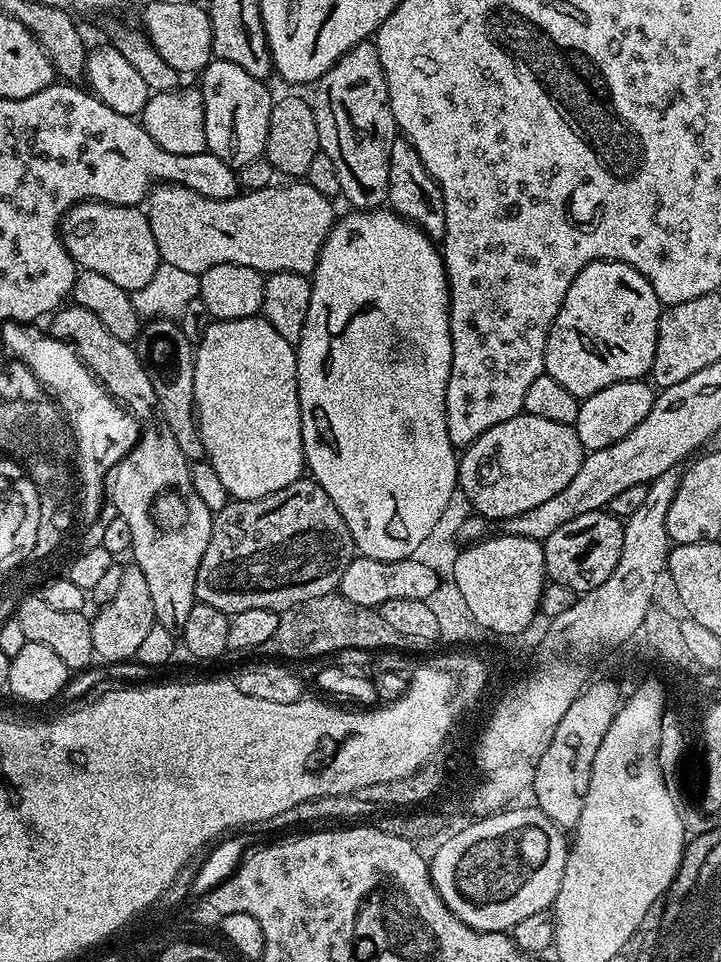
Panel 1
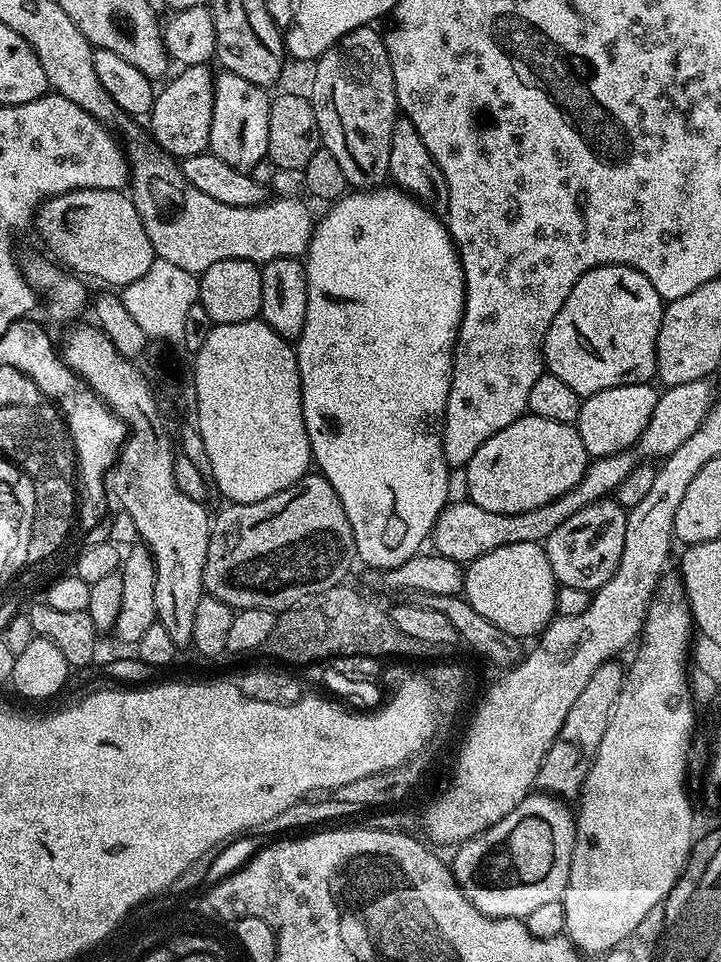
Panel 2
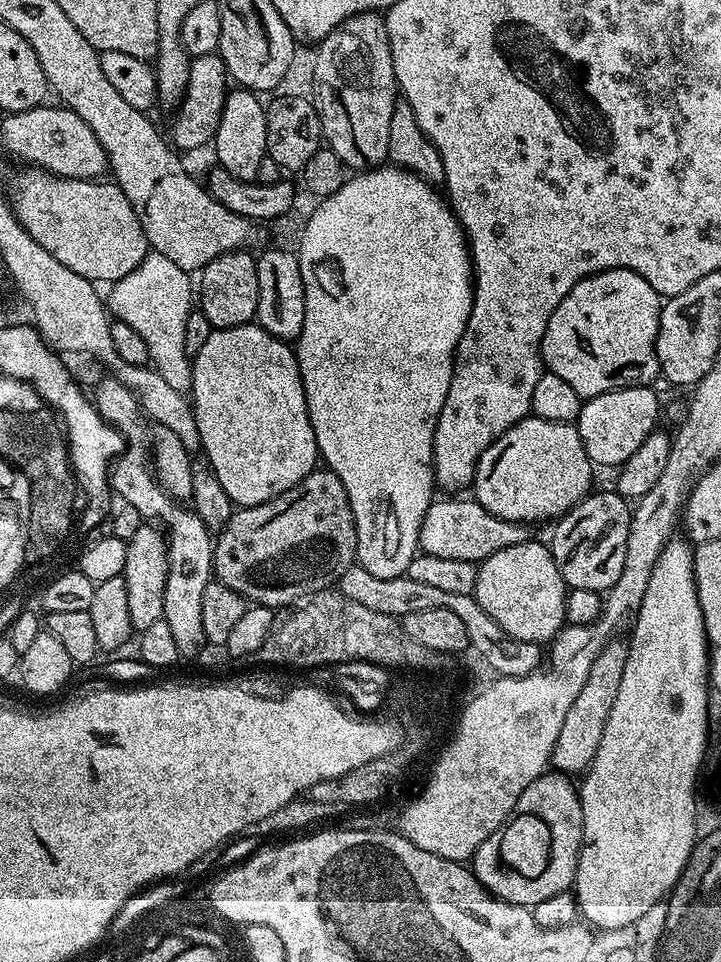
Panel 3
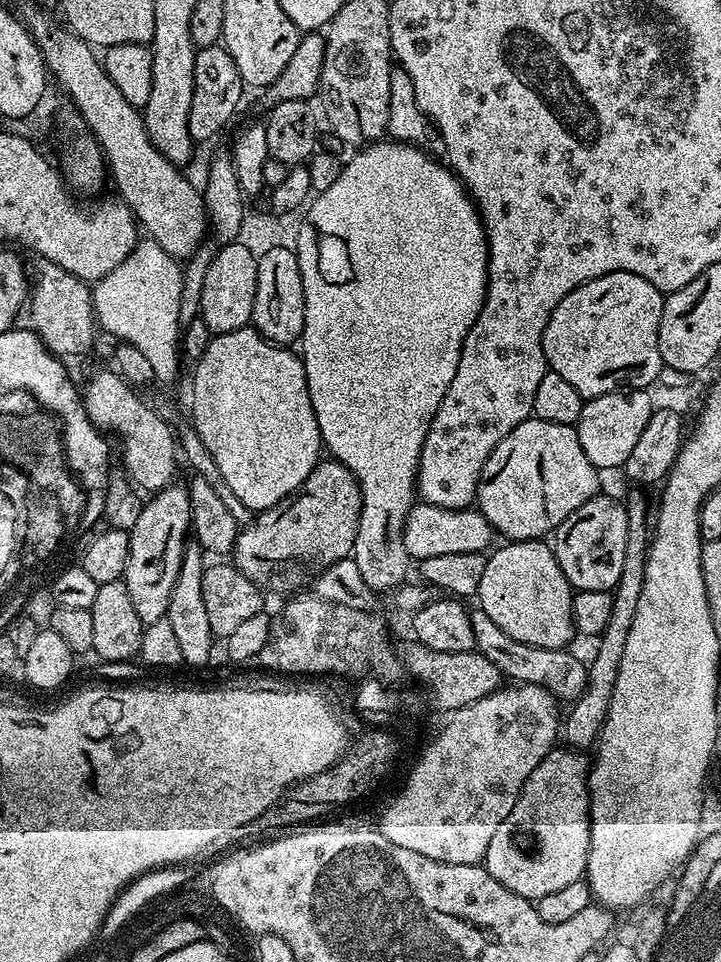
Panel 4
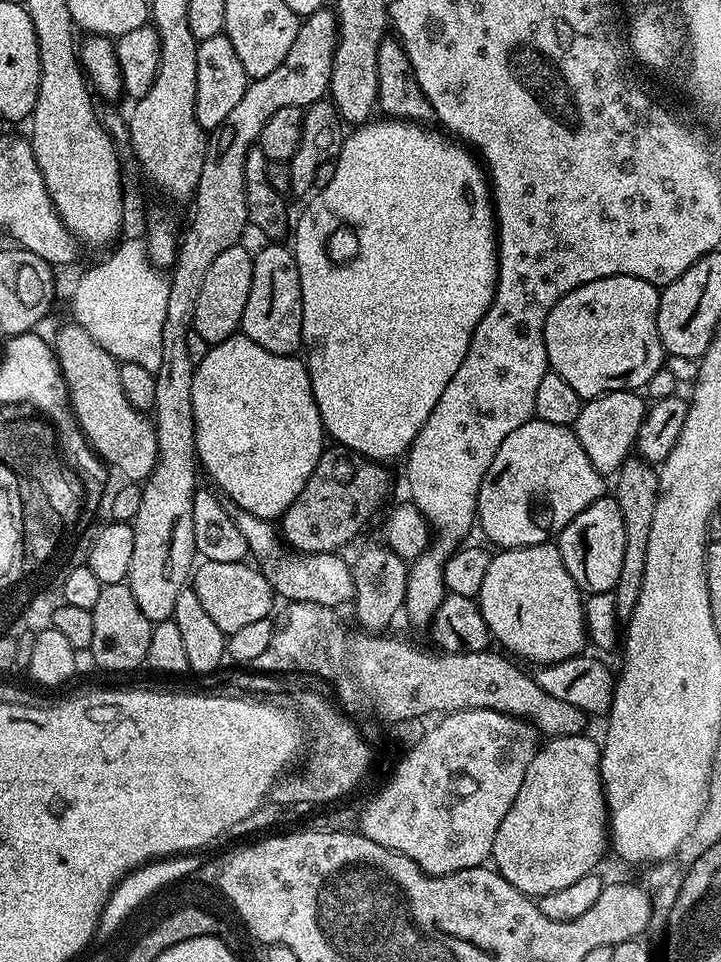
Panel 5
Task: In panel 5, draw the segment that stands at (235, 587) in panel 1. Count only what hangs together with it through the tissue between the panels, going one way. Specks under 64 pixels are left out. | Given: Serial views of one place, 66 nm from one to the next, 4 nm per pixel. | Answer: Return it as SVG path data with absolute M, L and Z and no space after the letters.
M339 446L325 447L318 458L318 466L314 466L314 474L310 474L310 478L306 478L306 486L302 486L302 494L294 498L279 521L278 528L285 545L299 553L339 553L340 548L346 547L367 526L368 519L388 496L388 476L380 468L383 467L377 461L349 454Z

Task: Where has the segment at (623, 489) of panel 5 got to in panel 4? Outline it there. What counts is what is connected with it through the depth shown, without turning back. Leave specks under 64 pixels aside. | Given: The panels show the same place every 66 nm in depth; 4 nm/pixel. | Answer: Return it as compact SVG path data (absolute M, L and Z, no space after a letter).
M632 496L629 498L629 500L626 500L626 503L624 504L624 509L626 510L626 526L628 527L628 537L626 538L626 562L622 562L622 578L618 578L616 587L612 592L612 609L610 610L610 622L606 622L606 630L598 638L597 644L600 645L597 646L596 653L593 654L592 660L589 659L587 661L588 685L586 686L586 690L583 694L581 694L581 696L578 697L578 699L571 701L569 708L572 709L570 709L569 712L567 709L566 715L563 717L562 720L562 740L565 740L565 742L568 743L565 745L571 746L573 749L576 750L588 750L591 749L593 745L597 743L600 734L600 727L604 725L604 719L606 718L606 714L608 713L608 707L610 706L610 698L614 694L614 682L618 682L618 674L620 673L620 667L622 666L622 654L624 651L626 651L626 637L630 635L630 626L634 626L634 614L638 610L638 598L642 598L642 582L646 578L646 558L648 557L648 545L650 543L650 514L648 518L648 504L640 496Z

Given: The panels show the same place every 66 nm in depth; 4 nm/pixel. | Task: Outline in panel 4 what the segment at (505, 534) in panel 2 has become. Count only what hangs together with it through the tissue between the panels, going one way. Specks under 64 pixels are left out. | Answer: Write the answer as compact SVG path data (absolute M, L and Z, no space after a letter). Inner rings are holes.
M423 502L413 503L404 523L406 554L421 562L439 555L475 552L487 553L493 547L494 533L490 522L475 507L443 508ZM492 544L492 545L491 545ZM489 547L489 548L488 548Z

